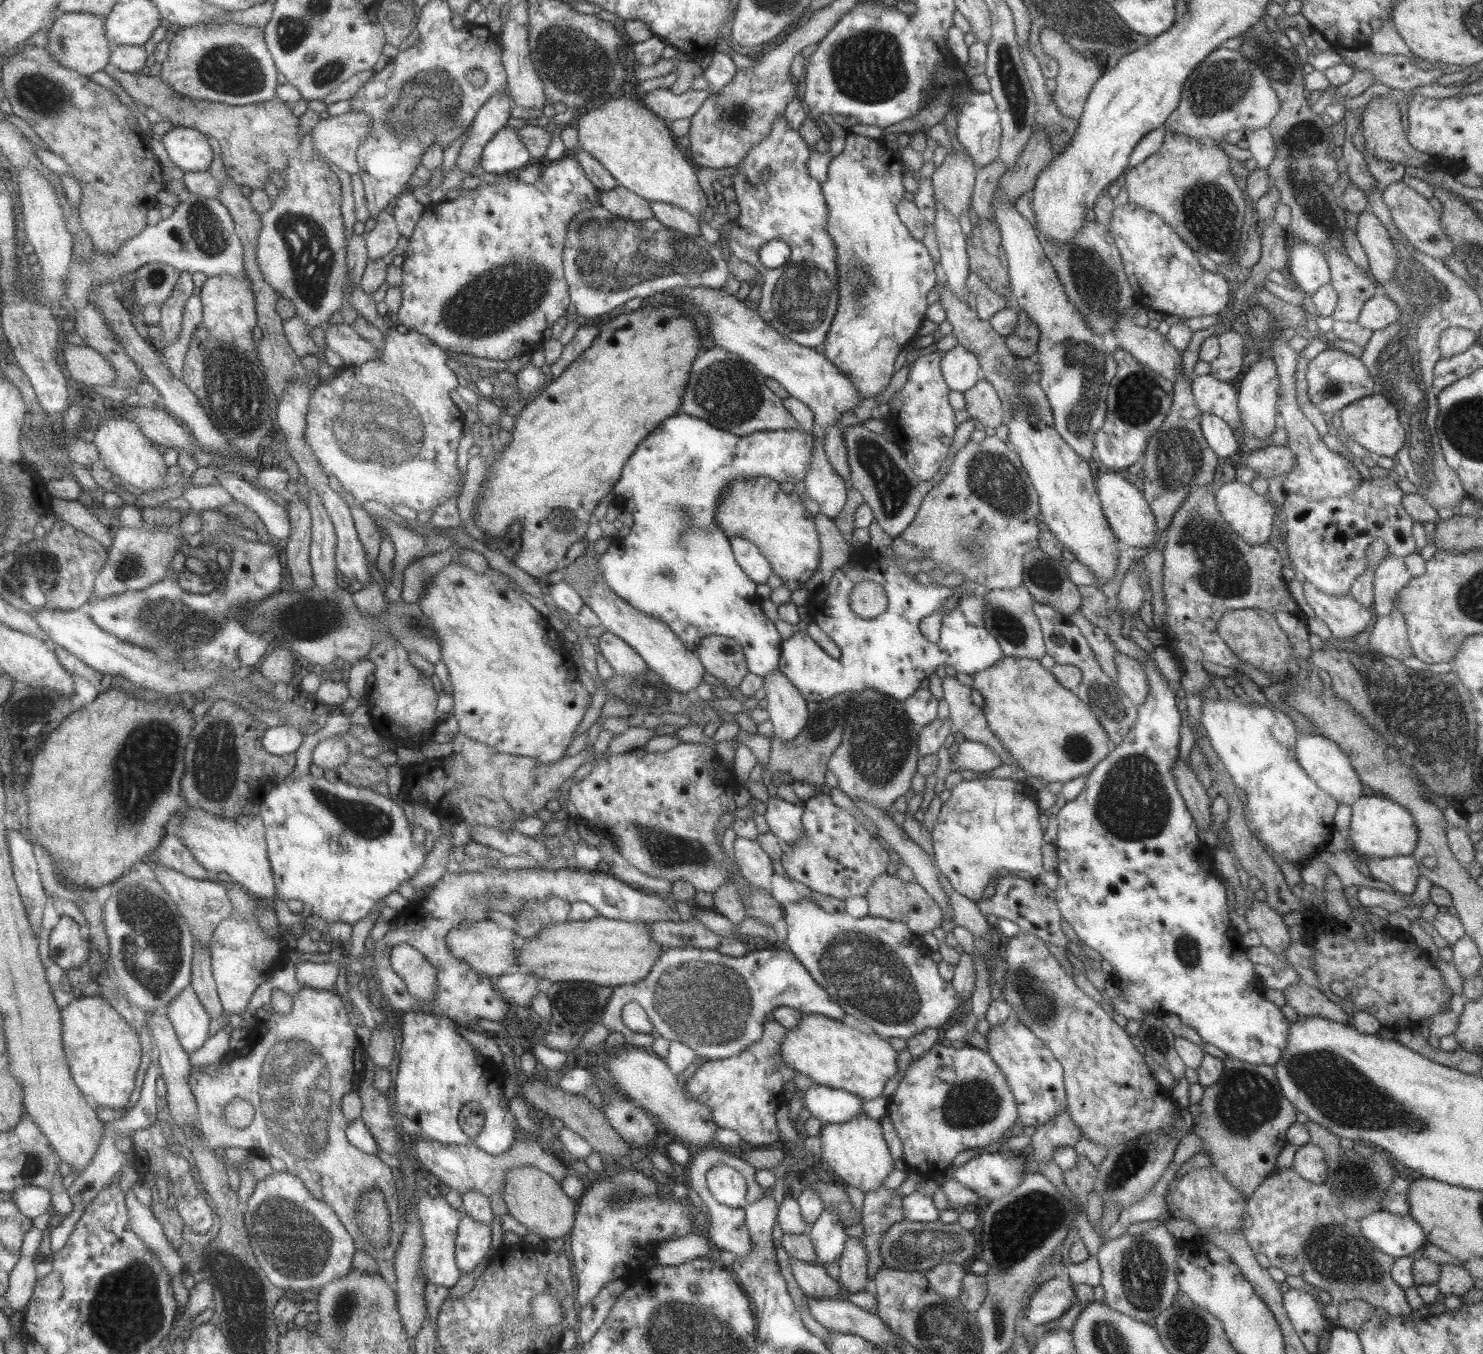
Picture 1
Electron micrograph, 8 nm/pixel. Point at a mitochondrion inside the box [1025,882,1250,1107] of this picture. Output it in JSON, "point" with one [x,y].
{"point":[1187,947]}

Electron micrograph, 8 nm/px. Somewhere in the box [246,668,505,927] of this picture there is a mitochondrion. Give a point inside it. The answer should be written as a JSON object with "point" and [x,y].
{"point":[370,822]}

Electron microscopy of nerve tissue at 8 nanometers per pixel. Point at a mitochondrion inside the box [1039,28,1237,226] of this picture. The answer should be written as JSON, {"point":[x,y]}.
{"point":[1058,132]}

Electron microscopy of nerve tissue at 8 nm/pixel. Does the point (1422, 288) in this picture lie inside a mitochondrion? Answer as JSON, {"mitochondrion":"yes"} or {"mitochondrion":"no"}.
{"mitochondrion":"yes"}

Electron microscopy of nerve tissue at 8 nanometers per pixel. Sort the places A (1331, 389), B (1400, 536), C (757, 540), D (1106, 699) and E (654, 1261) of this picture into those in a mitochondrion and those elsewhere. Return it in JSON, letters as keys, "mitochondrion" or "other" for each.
{"A":"mitochondrion","B":"other","C":"other","D":"mitochondrion","E":"other"}

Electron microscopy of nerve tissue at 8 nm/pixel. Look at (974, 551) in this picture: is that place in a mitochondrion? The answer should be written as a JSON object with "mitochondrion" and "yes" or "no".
{"mitochondrion":"yes"}

